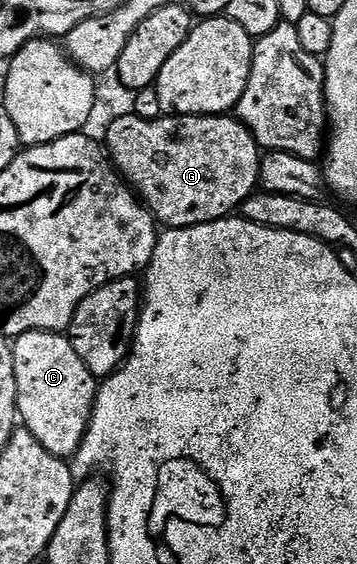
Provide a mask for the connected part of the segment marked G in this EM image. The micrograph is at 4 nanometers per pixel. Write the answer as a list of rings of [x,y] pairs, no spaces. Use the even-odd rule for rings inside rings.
[[[130,114],[113,122],[104,146],[115,169],[167,229],[194,227],[229,217],[259,185],[262,149],[249,128],[231,115],[171,115],[144,120]]]

